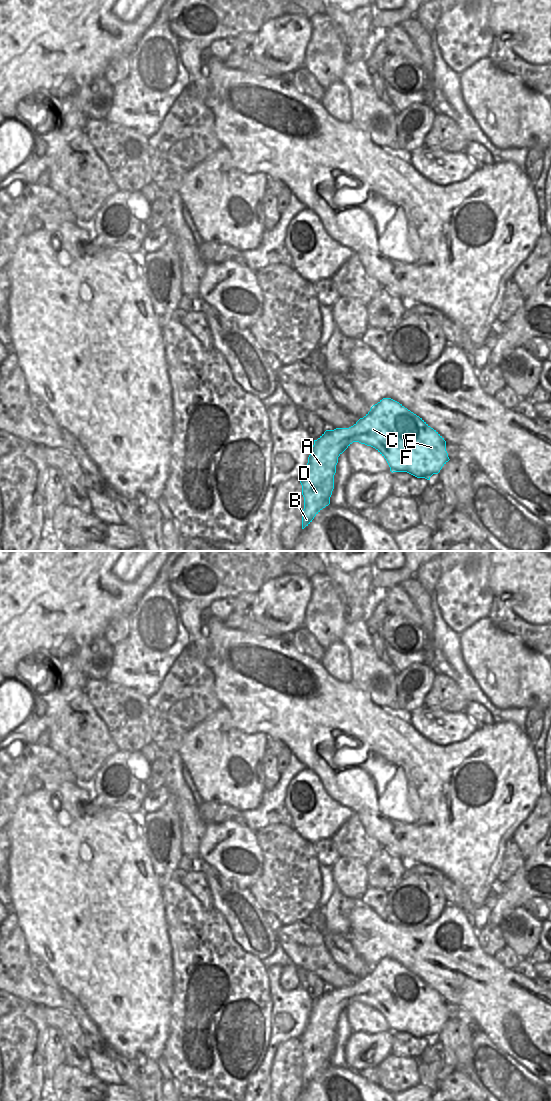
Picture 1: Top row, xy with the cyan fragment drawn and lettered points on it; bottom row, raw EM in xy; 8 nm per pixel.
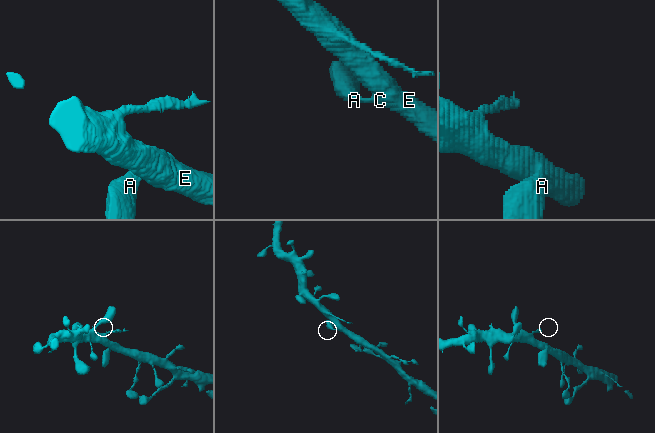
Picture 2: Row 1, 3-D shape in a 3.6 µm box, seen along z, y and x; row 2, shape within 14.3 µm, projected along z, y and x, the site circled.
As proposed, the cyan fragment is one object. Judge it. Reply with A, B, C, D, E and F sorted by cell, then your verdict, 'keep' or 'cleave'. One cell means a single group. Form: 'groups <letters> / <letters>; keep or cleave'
groups A B C D E F; keep

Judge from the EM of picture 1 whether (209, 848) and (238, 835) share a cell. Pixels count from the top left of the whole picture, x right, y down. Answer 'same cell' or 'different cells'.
same cell

